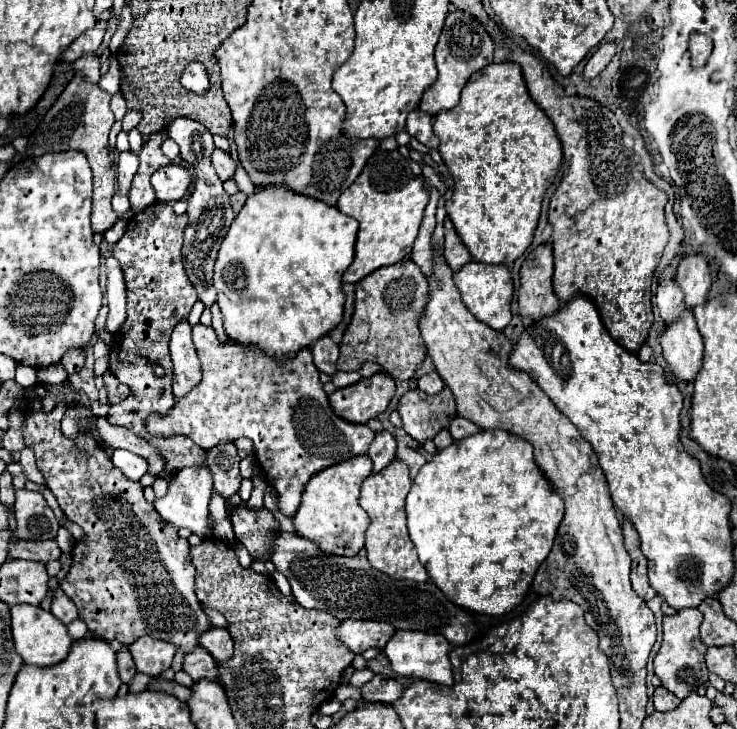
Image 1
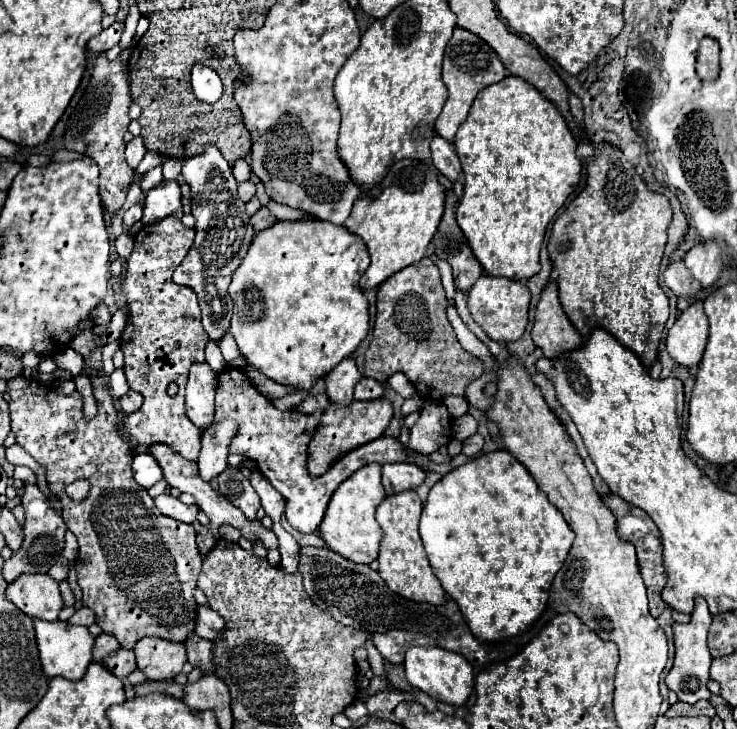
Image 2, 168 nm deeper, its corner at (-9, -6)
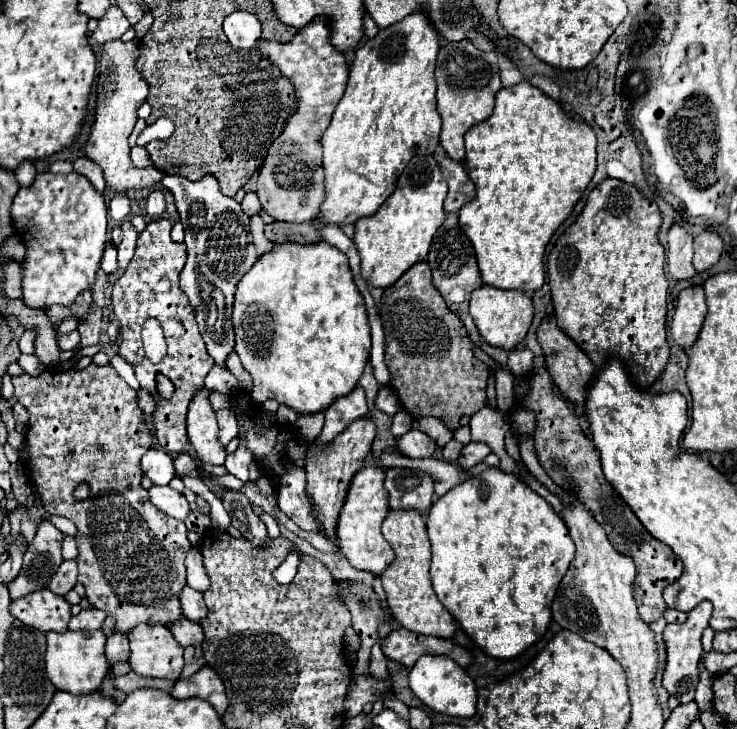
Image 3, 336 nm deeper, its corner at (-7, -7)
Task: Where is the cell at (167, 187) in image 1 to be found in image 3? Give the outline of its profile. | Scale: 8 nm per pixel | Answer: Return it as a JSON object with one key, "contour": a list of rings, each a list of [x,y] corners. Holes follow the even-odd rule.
{"contour":[[[153,191],[153,193],[149,195],[149,199],[147,199],[147,207],[145,207],[147,217],[157,219],[157,217],[161,217],[161,215],[165,213],[165,209],[167,209],[165,193],[163,193],[163,191]]]}

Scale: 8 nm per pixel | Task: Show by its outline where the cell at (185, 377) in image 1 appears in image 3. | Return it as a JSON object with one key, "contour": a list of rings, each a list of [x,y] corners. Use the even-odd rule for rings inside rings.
{"contour":[[[207,387],[195,391],[187,413],[187,435],[201,463],[223,465],[227,453],[217,445],[217,419],[209,403],[209,393]]]}

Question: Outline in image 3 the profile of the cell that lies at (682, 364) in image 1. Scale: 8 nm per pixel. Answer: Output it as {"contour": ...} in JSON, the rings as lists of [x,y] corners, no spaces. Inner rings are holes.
{"contour":[[[703,287],[683,289],[677,297],[675,315],[671,321],[671,337],[681,349],[689,351],[693,347],[693,343],[699,337],[705,315],[707,315],[707,305],[705,305]]]}

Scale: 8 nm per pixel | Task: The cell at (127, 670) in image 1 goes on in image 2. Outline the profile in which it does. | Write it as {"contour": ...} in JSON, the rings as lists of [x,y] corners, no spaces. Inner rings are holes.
{"contour":[[[119,648],[119,650],[113,652],[111,656],[103,658],[101,662],[103,662],[103,666],[105,666],[111,674],[115,674],[115,676],[121,678],[121,680],[125,680],[125,678],[137,668],[137,666],[135,666],[135,654],[133,654],[133,650],[125,650],[125,648]]]}

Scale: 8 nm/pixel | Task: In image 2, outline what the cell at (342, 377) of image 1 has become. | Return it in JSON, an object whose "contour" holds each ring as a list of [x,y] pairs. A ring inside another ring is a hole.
{"contour":[[[361,378],[355,388],[355,400],[377,400],[383,398],[385,388],[373,378]]]}

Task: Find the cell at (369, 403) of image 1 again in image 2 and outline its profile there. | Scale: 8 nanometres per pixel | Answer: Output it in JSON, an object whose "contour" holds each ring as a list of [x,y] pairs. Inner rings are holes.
{"contour":[[[387,398],[381,400],[367,400],[367,402],[357,402],[347,406],[347,408],[337,408],[329,406],[319,422],[319,428],[311,440],[311,448],[307,448],[307,460],[309,460],[309,472],[311,476],[323,476],[343,452],[349,452],[351,448],[359,448],[359,444],[367,444],[379,436],[383,436],[385,428],[389,426],[393,416],[393,406]]]}

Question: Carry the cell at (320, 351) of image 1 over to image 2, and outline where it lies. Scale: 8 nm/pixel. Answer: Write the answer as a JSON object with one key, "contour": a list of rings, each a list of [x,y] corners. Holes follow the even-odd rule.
{"contour":[[[353,358],[343,360],[337,368],[333,368],[333,372],[327,374],[325,388],[327,388],[329,402],[339,404],[339,406],[349,406],[353,402],[355,384],[359,380],[361,380],[361,374],[355,366],[355,360]]]}

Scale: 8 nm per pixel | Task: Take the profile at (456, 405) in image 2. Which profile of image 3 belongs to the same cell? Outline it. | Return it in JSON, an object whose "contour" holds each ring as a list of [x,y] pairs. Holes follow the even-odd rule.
{"contour":[[[483,407],[479,409],[475,415],[471,415],[469,419],[469,427],[471,427],[471,435],[473,441],[481,441],[485,445],[491,447],[491,453],[495,453],[501,459],[501,469],[505,471],[515,471],[515,467],[511,463],[507,463],[507,459],[511,459],[505,451],[505,433],[507,433],[507,413],[499,411],[499,409],[491,409],[491,407]]]}

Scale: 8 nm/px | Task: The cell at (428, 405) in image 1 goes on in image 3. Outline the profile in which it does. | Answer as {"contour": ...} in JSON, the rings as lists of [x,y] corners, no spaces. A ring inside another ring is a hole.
{"contour":[[[411,429],[403,437],[397,439],[397,449],[401,449],[401,453],[405,453],[407,457],[423,459],[423,457],[433,455],[433,451],[437,449],[437,443],[427,433]]]}

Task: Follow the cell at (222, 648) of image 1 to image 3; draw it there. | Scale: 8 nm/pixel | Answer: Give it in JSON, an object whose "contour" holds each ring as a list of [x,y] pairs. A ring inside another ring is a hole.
{"contour":[[[185,587],[181,591],[181,607],[183,607],[183,615],[193,621],[193,623],[201,623],[207,615],[207,605],[203,601],[203,593]]]}

